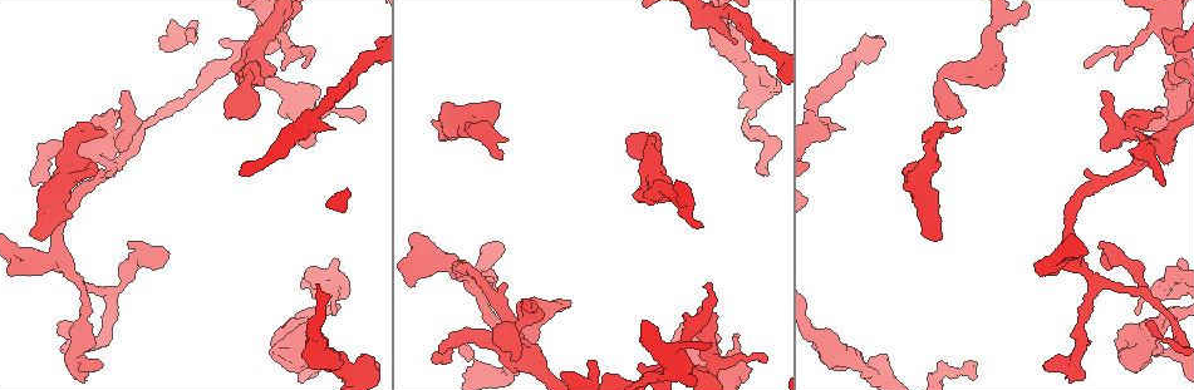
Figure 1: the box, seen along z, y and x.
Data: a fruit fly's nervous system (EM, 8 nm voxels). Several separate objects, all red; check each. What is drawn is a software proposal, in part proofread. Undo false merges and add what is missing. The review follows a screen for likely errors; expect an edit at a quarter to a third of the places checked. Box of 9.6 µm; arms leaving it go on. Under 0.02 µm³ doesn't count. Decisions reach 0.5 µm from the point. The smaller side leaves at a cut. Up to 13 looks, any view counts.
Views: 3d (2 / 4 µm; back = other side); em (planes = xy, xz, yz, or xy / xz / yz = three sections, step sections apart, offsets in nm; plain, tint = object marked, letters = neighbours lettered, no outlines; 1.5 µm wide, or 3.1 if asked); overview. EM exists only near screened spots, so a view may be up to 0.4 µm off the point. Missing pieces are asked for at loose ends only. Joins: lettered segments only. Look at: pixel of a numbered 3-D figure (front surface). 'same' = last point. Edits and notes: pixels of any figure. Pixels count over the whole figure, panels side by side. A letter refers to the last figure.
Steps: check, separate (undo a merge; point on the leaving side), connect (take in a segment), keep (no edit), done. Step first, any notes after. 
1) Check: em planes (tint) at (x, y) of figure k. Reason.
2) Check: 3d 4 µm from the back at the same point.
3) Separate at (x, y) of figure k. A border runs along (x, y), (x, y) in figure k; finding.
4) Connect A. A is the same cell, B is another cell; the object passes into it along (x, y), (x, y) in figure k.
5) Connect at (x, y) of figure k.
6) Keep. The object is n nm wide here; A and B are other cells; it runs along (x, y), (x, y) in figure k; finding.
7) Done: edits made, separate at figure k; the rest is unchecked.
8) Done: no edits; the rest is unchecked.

Check: 3d 2 µm at (974, 363) of figure 1. End of a long branch.

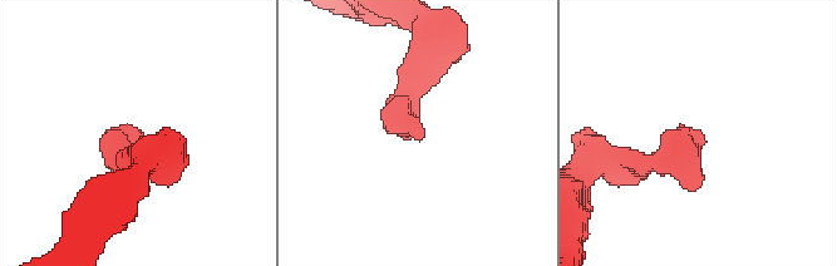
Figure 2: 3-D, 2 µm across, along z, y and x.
Check: em yz step 4 (tint) at (420, 132) of figure 2. Need the tissue.

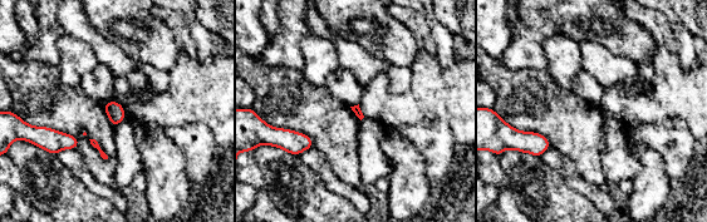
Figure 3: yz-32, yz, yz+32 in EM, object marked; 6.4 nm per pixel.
Check: em planes (letters) at the same point.

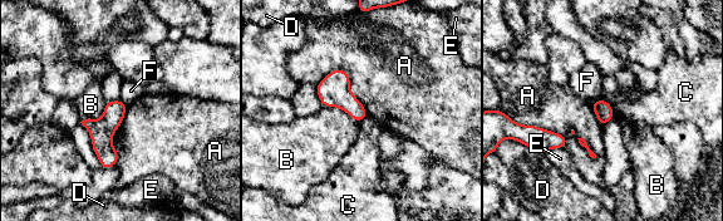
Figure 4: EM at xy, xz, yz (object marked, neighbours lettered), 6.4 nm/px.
Keep. The longest contact is with A, 400 nm; A, B, C, D, E and F are other cells; it runs along (118, 103), (104, 127), (104, 165) in figure 4; none of them fits.

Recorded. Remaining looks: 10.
Check: 3d 2 µm at (592, 362) of figure 1. Branch stops here.

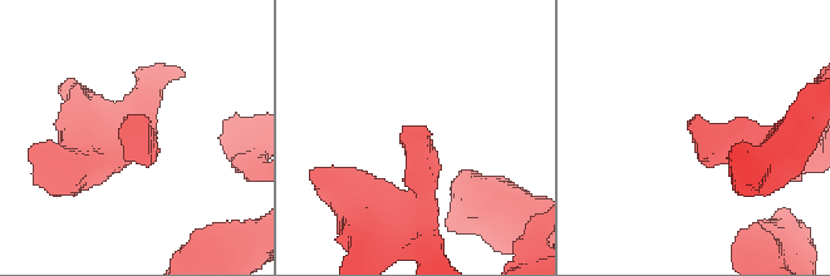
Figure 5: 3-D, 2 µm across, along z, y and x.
Check: em yz step 4 (letters) at (423, 132) of figure 5. Now the EM.

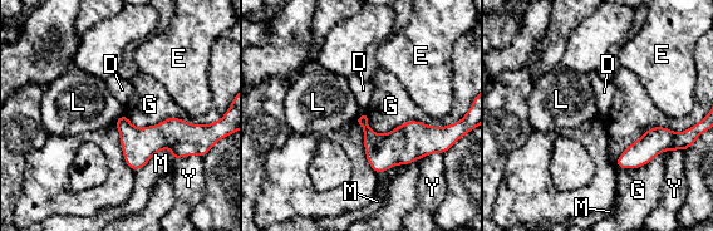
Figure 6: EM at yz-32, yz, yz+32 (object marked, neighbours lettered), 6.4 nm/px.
Keep. The longest contact is with G, 550 nm; D, E, G, L, M and Y are other cells; none of them fits.

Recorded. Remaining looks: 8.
Check: 3d 4 µm at (437, 364) of figure 1. Branch stops here.

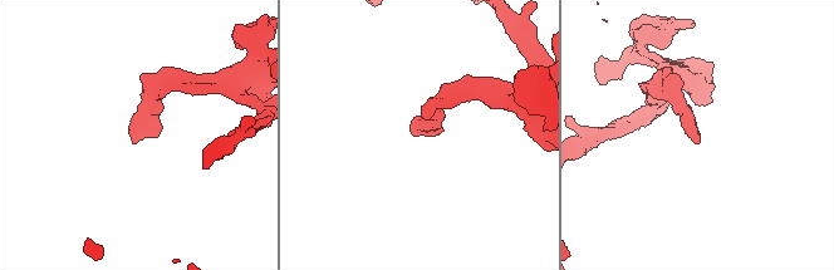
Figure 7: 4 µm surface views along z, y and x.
Check: em planes (plain) at (413, 135) of figure 7. Now the EM.

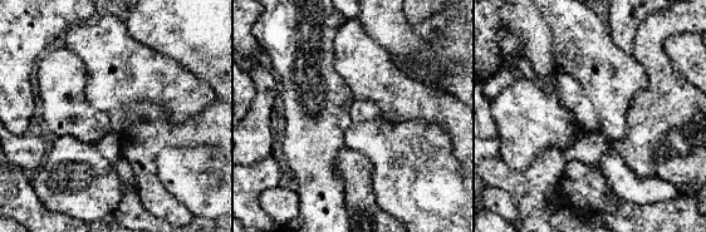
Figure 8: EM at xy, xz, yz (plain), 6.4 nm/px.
Check: em planes (letters) at the same point.

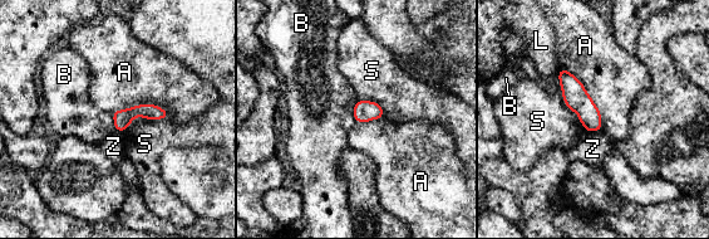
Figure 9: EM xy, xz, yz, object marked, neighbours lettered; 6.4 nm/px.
Keep. The object is 120 nm wide here; A, B, L, S and Z are other cells; a border runs along (556, 74), (566, 105) in figure 9; none of them fits.

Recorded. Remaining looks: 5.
Check: 3d 4 µm at (501, 160) of figure 1. Branch stops here.

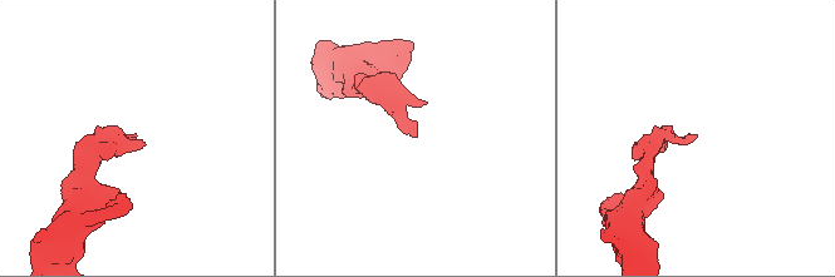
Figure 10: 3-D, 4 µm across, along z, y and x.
Check: em xy step 8 (letters) at (416, 137) of figure 10.

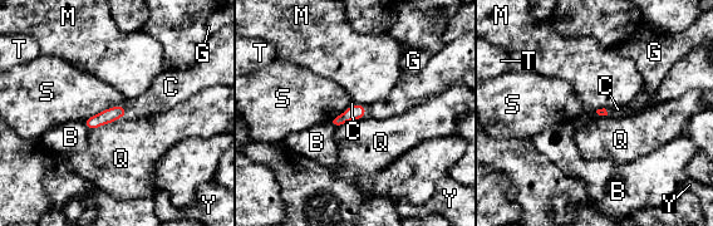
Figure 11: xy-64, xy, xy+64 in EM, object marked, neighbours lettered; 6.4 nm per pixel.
Connect C. C is the same cell, B, G, M, Q, S, T and Y are other cells; the object passes into it along (354, 112), (364, 111), (401, 99) in figure 11; it goes on there.

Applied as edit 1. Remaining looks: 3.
Done: edits made, connect at figure 11; the rest is unchecked.

